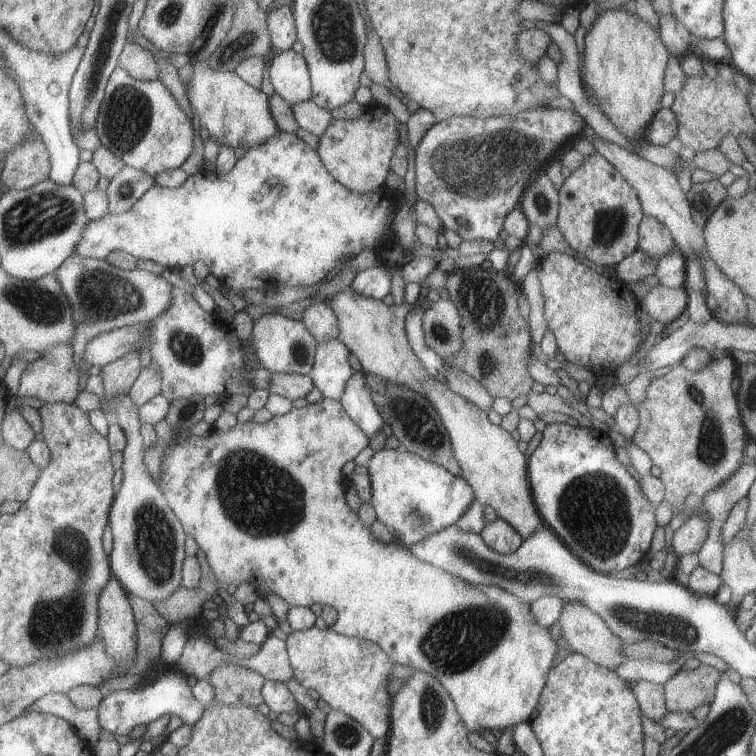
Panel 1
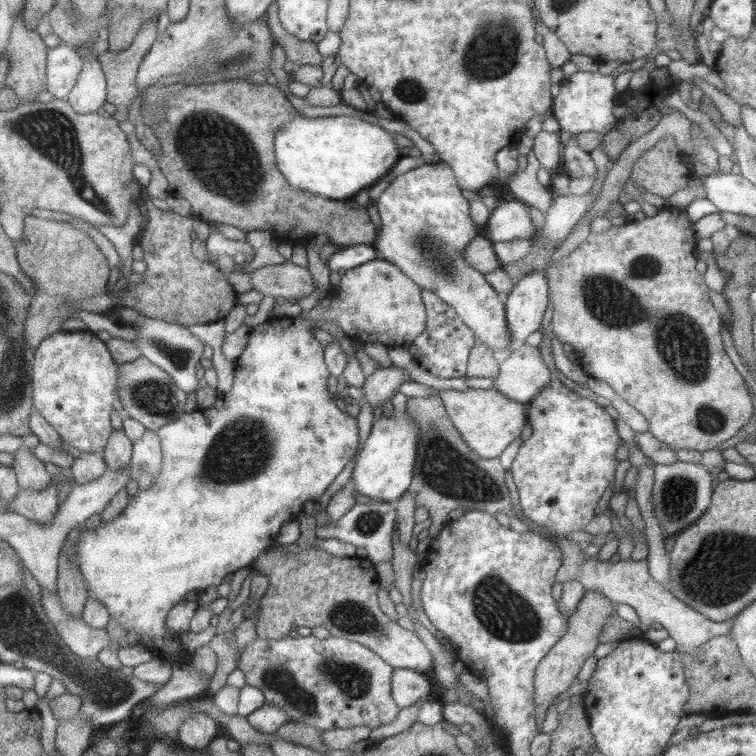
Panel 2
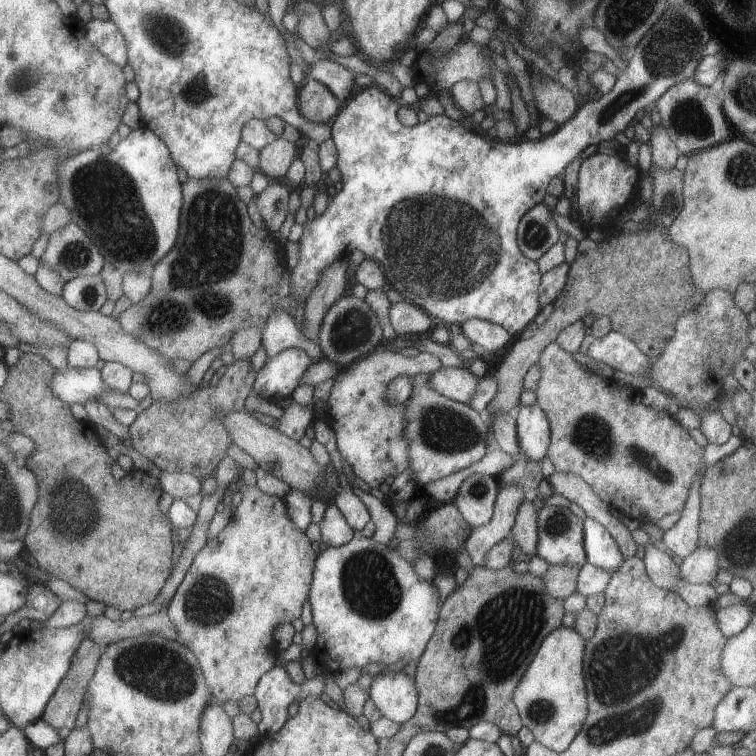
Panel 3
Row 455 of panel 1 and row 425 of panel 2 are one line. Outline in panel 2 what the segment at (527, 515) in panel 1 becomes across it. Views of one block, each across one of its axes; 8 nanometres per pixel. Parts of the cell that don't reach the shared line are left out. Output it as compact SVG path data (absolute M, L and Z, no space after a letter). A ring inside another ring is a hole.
M493 388L490 390L468 389L463 392L460 392L460 390L443 390L438 396L443 401L450 421L458 430L464 443L468 444L482 458L498 458L510 443L521 437L522 429L527 423L526 406L506 398L500 392L493 390Z

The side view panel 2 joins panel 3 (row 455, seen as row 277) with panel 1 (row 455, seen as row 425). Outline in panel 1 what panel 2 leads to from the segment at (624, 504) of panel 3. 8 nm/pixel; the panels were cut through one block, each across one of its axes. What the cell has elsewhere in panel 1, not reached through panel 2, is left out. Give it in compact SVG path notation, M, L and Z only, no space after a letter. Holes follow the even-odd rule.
M723 353L720 357L712 355L713 360L703 369L694 373L687 370L683 365L676 365L668 374L664 374L661 378L654 379L646 390L646 399L640 404L637 404L635 408L639 414L639 426L636 433L632 436L633 442L640 447L644 452L648 453L648 456L652 459L654 465L660 469L660 479L666 487L666 493L664 500L671 506L671 511L674 515L687 514L692 517L701 517L708 526L710 526L711 515L704 510L703 501L704 498L717 487L720 487L725 481L728 481L742 466L742 461L745 458L744 450L748 444L748 436L746 436L746 430L742 423L741 413L738 407L737 394L734 394L732 390L732 381L737 375L736 368L734 368L734 360L732 360L731 354Z

